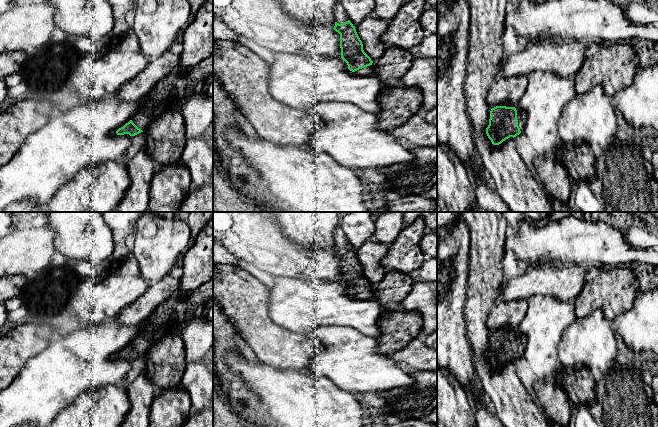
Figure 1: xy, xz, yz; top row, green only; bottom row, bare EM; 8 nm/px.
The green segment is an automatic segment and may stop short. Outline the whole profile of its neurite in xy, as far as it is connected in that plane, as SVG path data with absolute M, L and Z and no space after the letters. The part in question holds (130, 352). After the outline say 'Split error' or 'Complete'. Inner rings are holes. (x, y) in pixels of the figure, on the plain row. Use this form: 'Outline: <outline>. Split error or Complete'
Outline: M213 278L185 296L176 293L159 305L146 320L131 344L116 355L117 359L135 360L144 356L150 347L179 325L181 328L206 302L213 298Z. Split error

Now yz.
Outline: M496 330L490 335L486 358L493 369L499 369L510 361L516 361L524 354L526 337L515 331Z. Split error

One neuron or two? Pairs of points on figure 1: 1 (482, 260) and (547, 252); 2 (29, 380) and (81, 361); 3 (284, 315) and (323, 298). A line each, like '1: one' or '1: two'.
1: two
2: one
3: one

